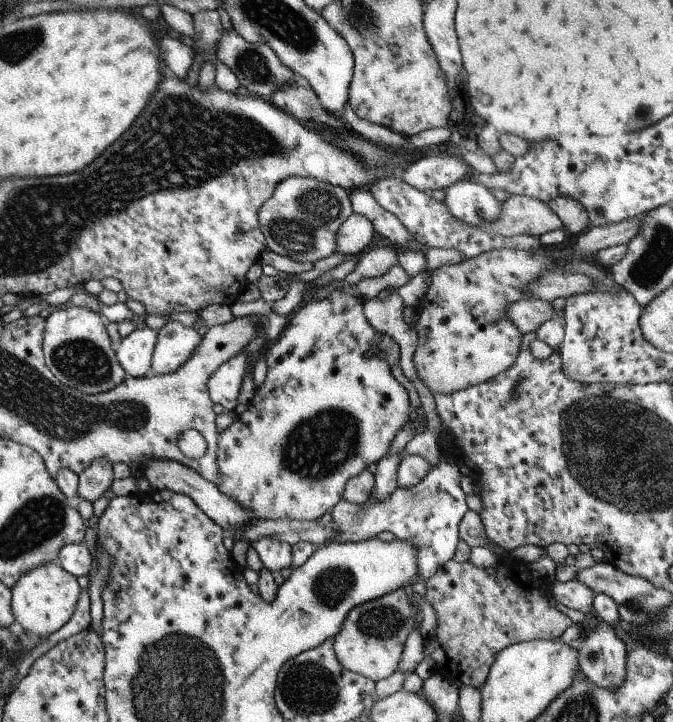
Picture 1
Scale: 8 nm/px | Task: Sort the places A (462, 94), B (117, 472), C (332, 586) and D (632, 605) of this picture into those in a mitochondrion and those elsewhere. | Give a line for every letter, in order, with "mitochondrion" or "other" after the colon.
A: other
B: other
C: mitochondrion
D: mitochondrion

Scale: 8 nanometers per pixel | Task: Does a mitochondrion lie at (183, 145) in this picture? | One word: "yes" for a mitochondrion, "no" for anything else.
yes

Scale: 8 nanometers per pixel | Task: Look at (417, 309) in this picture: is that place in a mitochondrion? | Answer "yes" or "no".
no

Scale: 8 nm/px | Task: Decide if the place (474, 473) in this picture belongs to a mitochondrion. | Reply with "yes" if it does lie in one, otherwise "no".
no

